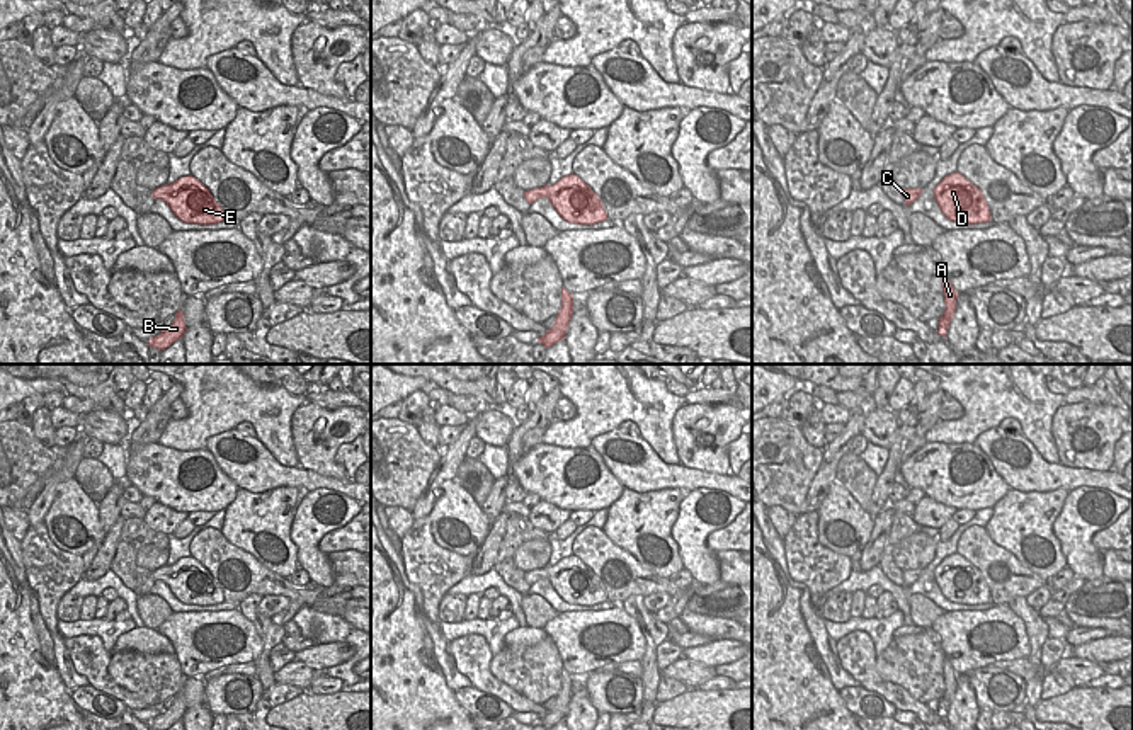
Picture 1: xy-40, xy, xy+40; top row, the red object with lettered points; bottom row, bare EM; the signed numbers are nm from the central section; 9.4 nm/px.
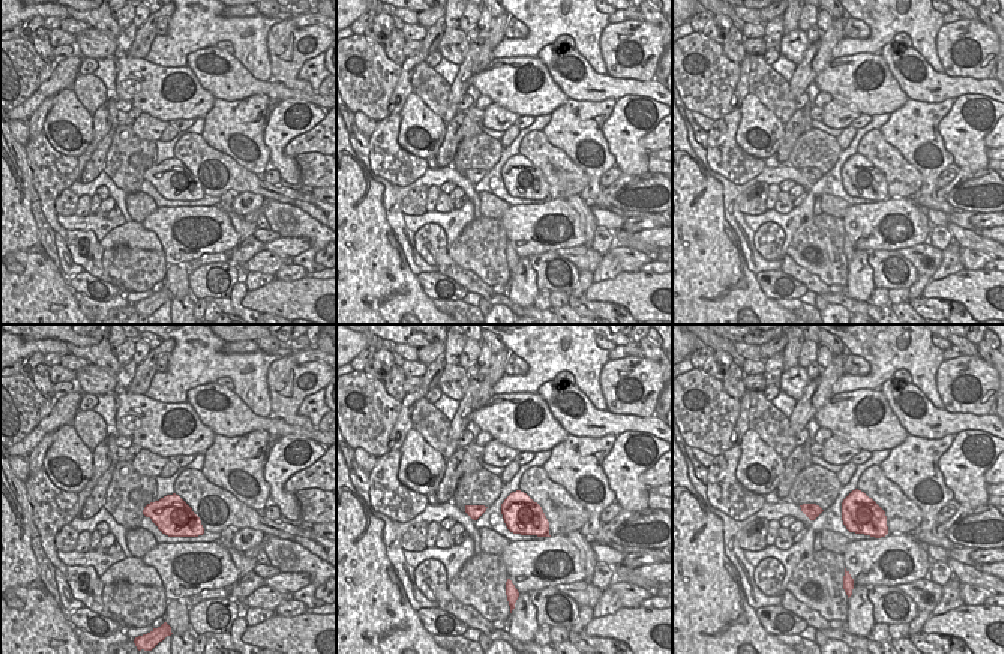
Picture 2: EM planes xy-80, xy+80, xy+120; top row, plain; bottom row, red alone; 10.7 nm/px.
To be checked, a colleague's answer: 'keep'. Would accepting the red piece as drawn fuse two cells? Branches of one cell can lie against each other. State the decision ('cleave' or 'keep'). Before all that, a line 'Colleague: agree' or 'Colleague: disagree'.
Colleague: agree
keep

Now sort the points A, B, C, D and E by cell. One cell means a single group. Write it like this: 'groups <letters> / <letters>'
groups A B C D E

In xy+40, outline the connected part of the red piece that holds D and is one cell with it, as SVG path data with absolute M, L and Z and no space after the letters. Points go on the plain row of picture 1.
M958 553L946 556L934 568L934 580L949 602L966 606L992 602L982 572Z

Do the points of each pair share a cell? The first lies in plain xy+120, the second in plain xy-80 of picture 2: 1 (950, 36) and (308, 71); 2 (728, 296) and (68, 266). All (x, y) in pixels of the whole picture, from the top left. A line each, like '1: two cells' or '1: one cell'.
1: two cells
2: two cells

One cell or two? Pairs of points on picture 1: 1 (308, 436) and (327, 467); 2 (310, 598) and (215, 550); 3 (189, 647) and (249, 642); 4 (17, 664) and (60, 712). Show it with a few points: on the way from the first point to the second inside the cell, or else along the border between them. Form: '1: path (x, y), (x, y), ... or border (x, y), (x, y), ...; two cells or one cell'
1: path (312, 443), (322, 460); one cell
2: path (286, 589), (266, 582), (239, 558); one cell
3: path (204, 657), (210, 662), (220, 662), (237, 654); one cell
4: path (24, 676), (48, 700); one cell

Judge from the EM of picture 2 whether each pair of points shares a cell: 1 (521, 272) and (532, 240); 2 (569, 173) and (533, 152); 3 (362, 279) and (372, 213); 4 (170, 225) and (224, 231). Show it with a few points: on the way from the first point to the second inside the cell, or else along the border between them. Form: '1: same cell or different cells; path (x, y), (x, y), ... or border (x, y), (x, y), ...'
1: different cells; border (529, 255), (520, 258)
2: same cell; path (560, 170), (542, 155)
3: same cell; path (362, 263), (362, 230)
4: same cell; path (185, 216), (206, 215), (216, 219)

